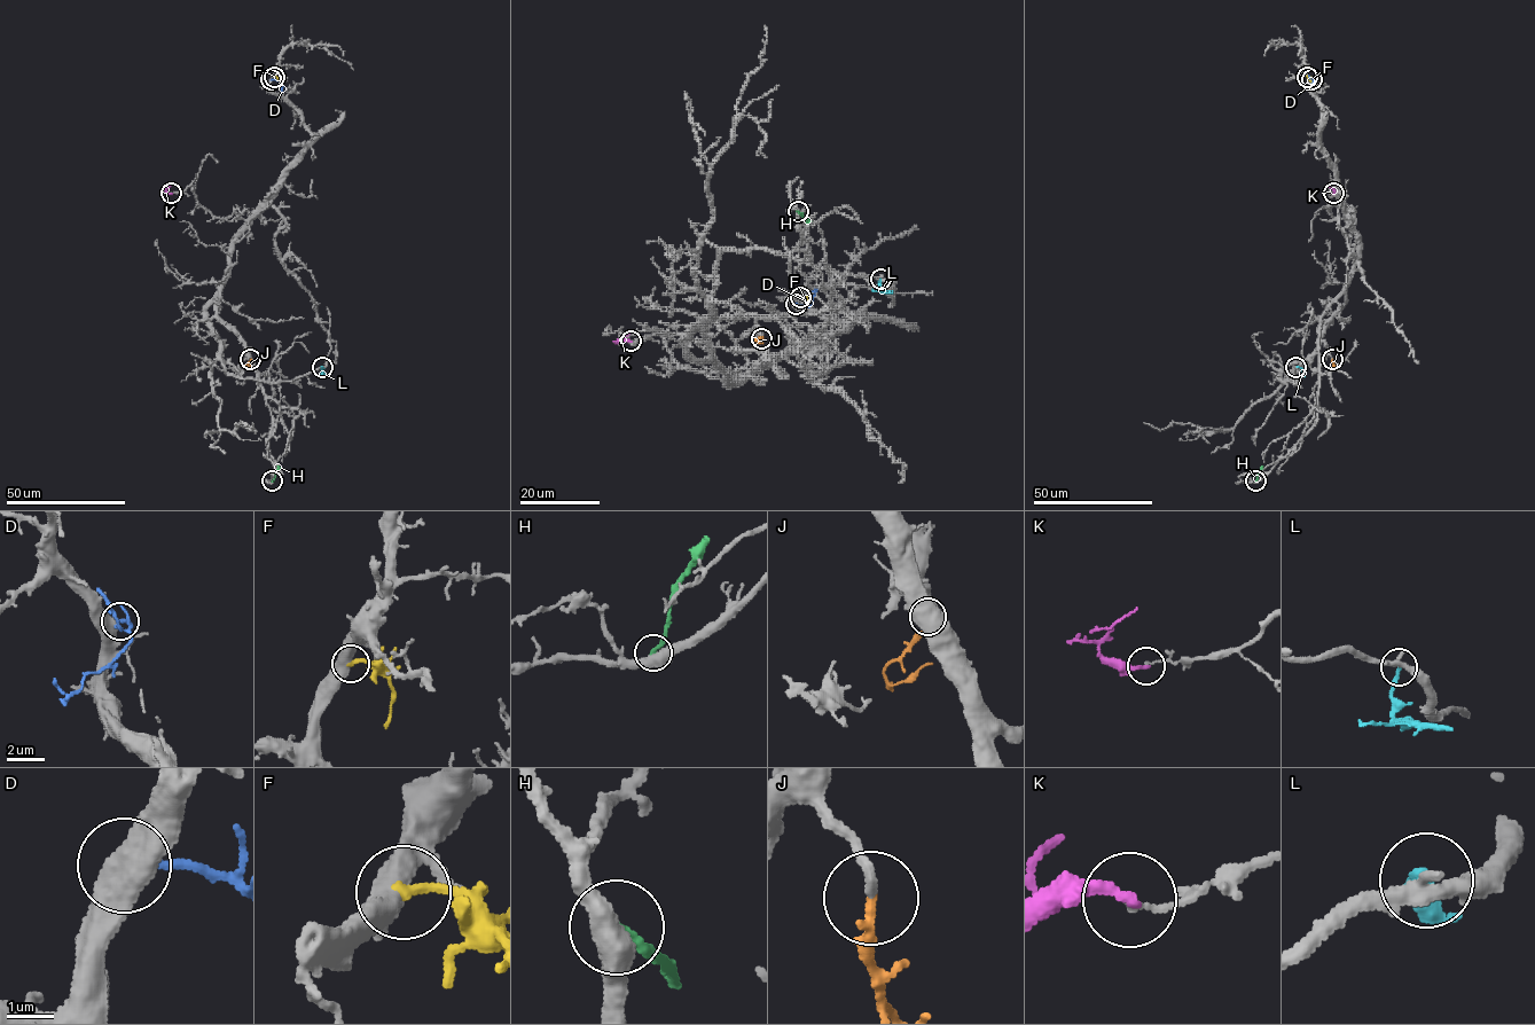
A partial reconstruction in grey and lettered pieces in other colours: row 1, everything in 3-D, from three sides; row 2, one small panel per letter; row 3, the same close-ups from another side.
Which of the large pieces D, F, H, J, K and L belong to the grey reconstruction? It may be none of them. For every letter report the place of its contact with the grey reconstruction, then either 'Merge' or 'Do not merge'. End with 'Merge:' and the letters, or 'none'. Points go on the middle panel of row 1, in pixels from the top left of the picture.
D: Touches grey at (796, 304). Merge
F: Touches grey at (800, 297). Do not merge
H: Touches grey at (798, 211). Do not merge
J: Touches grey at (761, 338). Merge
K: Touches grey at (631, 341). Do not merge
L: Touches grey at (880, 279). Do not merge
Merge: D, J

